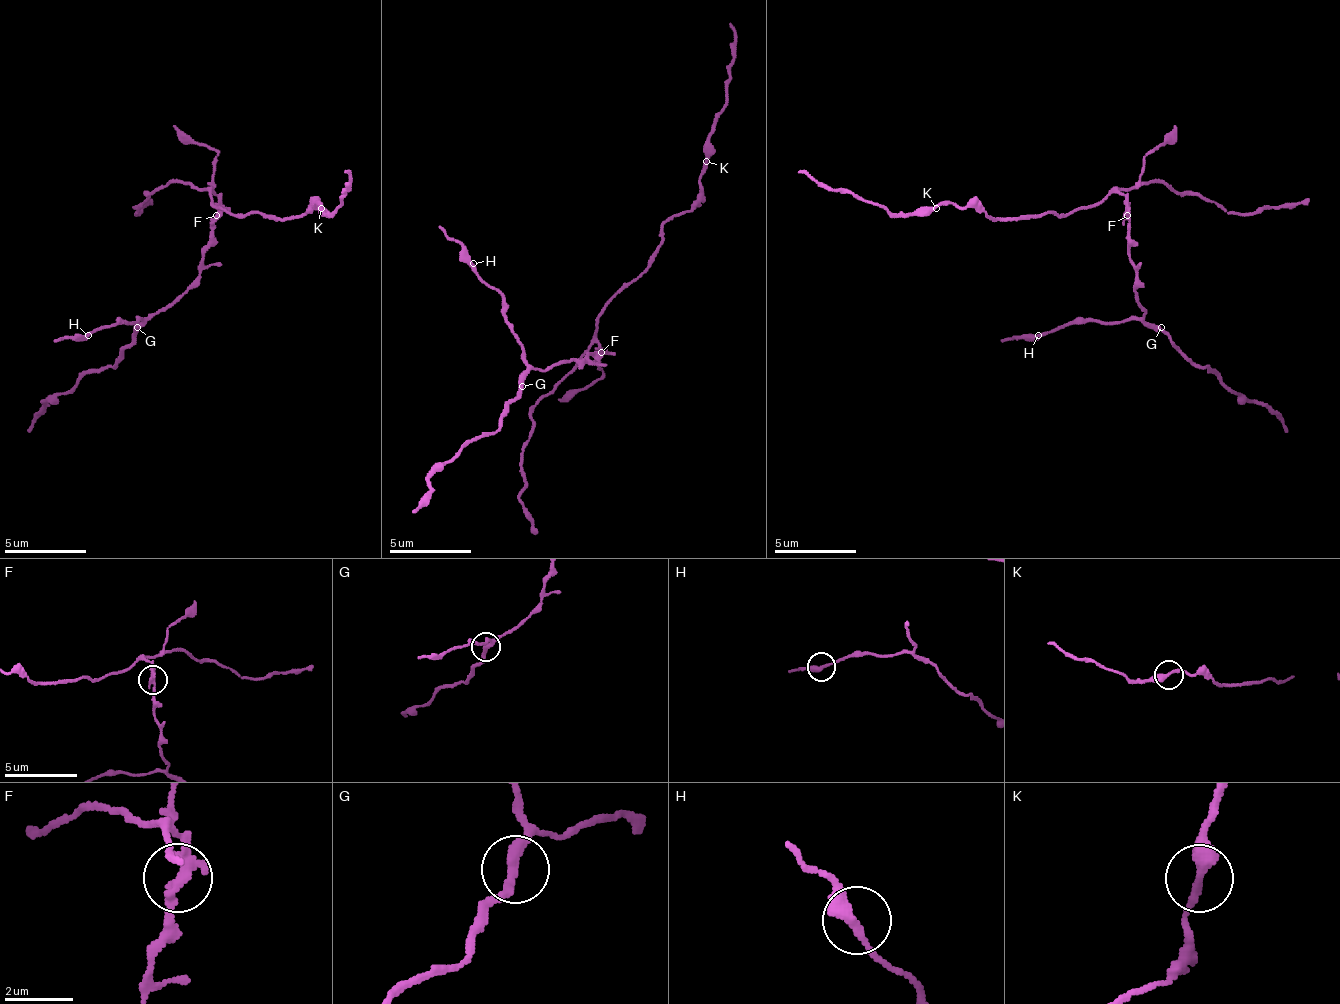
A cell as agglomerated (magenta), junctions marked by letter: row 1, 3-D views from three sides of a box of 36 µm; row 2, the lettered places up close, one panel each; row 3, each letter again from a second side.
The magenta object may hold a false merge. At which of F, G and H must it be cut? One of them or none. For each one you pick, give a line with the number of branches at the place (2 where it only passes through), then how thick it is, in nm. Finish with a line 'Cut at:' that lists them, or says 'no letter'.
F: Branches: 2. Thickness 280 nm
Cut at: F

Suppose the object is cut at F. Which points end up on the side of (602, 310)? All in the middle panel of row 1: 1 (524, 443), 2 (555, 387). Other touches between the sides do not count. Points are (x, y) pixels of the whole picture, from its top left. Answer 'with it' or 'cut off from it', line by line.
1: with it
2: with it

